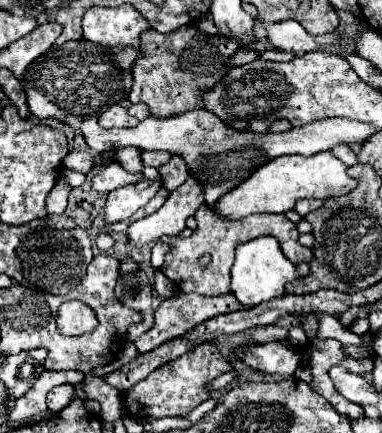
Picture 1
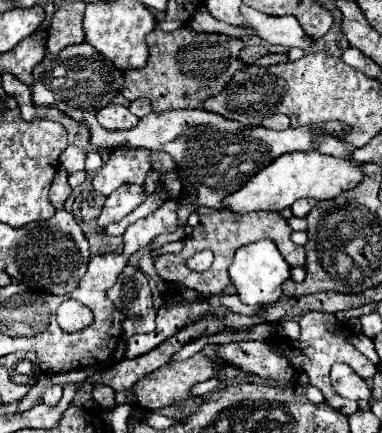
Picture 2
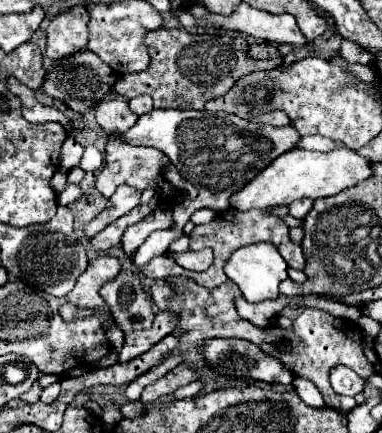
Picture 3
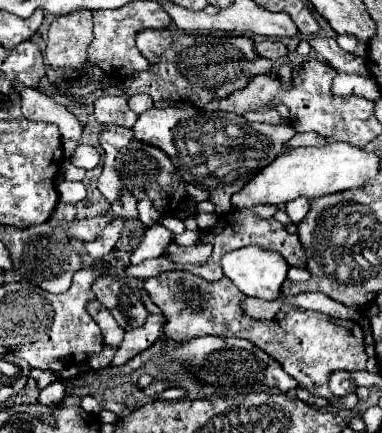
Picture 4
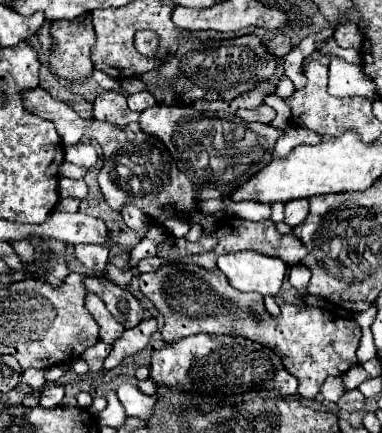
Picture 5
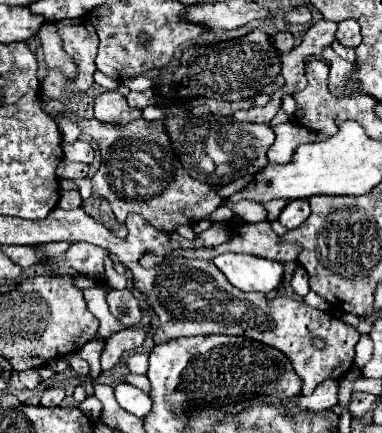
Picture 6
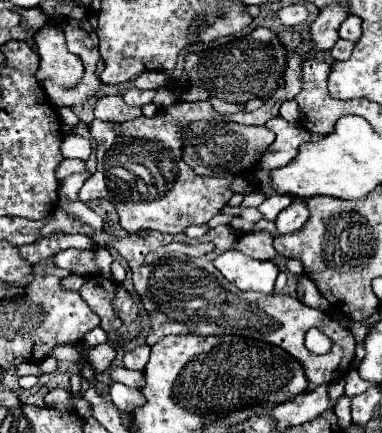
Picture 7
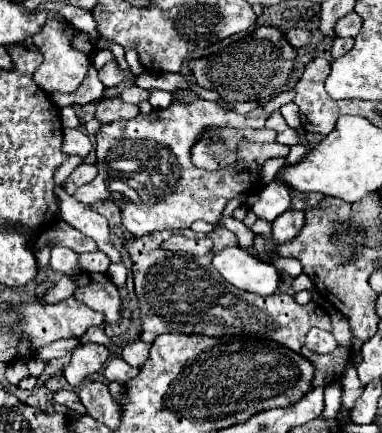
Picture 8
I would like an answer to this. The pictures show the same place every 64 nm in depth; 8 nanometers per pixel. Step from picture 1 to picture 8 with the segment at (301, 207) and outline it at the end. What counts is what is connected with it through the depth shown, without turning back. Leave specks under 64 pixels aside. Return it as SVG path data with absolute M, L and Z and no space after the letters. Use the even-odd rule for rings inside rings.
M286 210L272 222L272 244L280 246L290 242L304 224L304 212L300 210Z

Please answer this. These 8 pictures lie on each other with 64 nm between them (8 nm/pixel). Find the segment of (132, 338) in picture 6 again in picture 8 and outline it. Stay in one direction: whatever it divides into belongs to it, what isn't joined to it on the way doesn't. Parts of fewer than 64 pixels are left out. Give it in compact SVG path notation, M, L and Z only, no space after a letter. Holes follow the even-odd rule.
M94 342L78 344L72 350L70 364L64 368L64 378L68 380L70 386L78 386L90 374L98 372L104 366L108 356L110 356L110 350L102 344L94 344Z

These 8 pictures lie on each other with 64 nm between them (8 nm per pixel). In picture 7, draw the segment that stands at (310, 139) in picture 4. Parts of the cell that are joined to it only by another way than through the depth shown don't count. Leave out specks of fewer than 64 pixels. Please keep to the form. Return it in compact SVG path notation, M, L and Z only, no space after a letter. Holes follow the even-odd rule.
M282 116L270 118L266 122L266 128L270 128L276 134L276 140L270 144L268 154L260 160L258 166L258 180L262 190L270 188L270 172L286 166L298 154L298 146L310 140L308 130L300 128L298 124L286 122Z

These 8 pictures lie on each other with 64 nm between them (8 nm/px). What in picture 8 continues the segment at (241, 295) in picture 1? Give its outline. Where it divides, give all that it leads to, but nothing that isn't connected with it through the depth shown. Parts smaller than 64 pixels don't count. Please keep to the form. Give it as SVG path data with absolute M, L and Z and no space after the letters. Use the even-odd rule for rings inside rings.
M228 246L212 258L214 268L238 290L270 296L280 286L280 274L272 264L258 260L240 246Z

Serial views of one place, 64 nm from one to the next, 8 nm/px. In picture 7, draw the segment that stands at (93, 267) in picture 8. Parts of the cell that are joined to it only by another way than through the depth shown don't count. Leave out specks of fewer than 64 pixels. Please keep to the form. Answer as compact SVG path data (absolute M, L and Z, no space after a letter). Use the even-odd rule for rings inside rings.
M98 247L95 251L94 260L96 260L96 266L100 268L100 272L104 277L110 278L111 264L114 261L112 255L106 248Z

